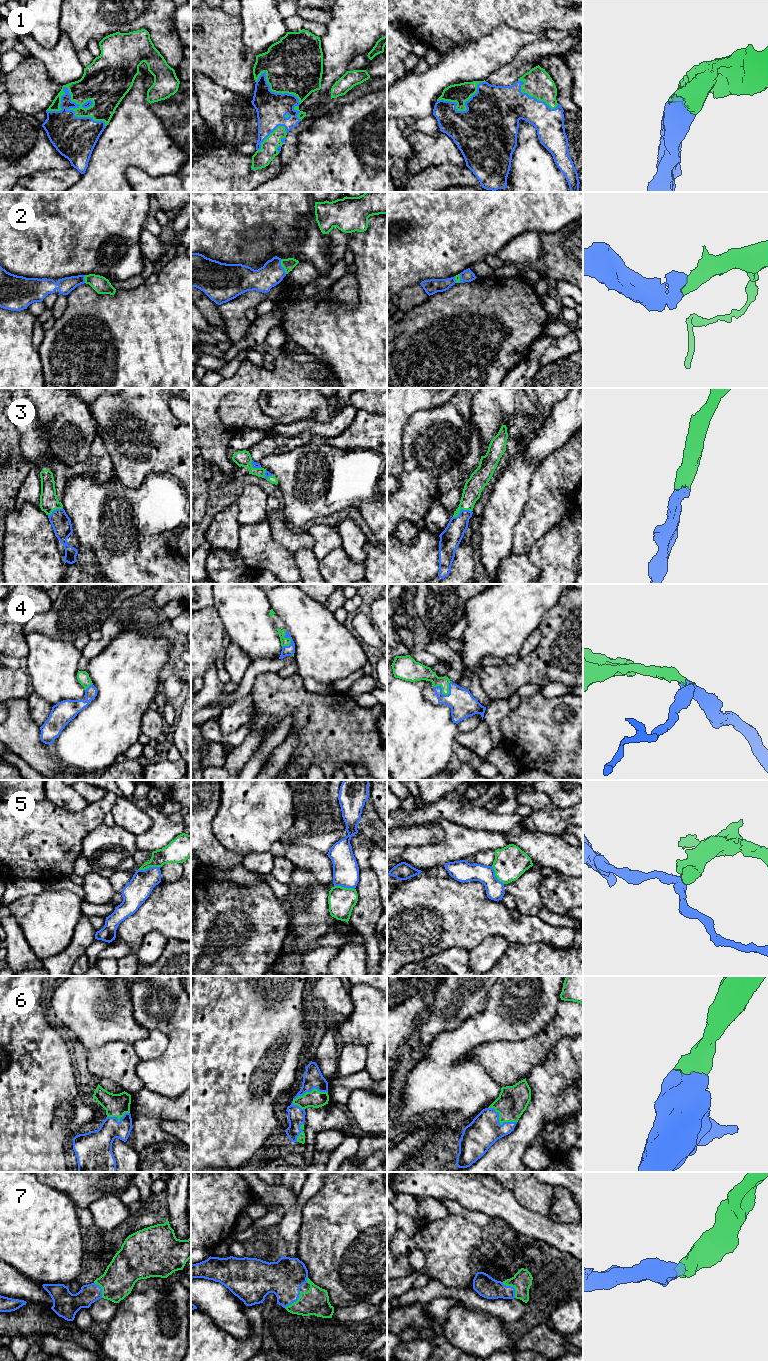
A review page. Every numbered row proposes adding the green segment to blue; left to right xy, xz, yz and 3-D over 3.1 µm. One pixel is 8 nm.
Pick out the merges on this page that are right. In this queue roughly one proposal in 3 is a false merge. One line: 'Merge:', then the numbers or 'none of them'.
Merge: 1, 2, 3, 4, 6, 7

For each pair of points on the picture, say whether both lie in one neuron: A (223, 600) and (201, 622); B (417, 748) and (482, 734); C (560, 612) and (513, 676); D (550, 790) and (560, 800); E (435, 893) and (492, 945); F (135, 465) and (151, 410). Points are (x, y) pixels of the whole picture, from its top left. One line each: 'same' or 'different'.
A: different
B: different
C: same
D: same
E: different
F: same

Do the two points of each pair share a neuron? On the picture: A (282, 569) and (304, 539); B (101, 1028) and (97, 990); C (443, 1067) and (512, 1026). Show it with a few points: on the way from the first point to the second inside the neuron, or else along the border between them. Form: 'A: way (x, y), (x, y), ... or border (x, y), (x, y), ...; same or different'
A: border (273, 539), (293, 553); different
B: way (96, 1019), (94, 1011), (96, 1009), (96, 999); same
C: way (459, 1050), (480, 1029), (495, 1026); same

